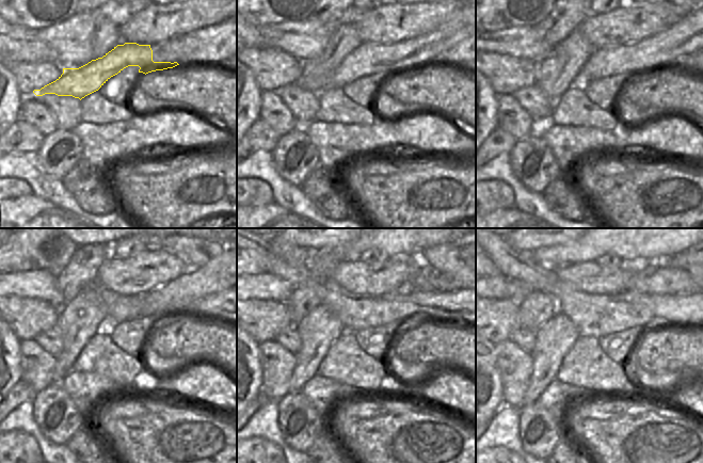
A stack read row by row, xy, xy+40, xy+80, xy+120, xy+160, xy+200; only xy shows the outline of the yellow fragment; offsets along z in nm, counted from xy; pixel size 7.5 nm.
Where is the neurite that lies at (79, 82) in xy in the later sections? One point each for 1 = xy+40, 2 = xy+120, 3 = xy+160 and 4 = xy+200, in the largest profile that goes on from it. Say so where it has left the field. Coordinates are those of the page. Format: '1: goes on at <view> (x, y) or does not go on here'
1: goes on at xy+40 (368, 59)
2: goes on at xy+120 (213, 276)
3: goes on at xy+160 (401, 292)
4: goes on at xy+200 (632, 297)

